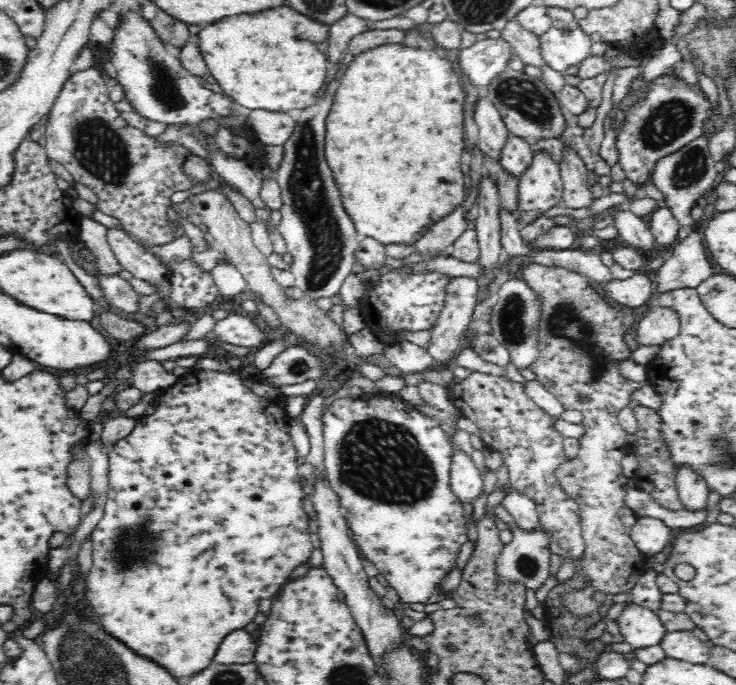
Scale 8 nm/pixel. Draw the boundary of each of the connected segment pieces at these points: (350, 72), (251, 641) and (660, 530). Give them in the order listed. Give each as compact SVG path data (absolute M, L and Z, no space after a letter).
M403 43L377 46L356 55L341 78L338 102L330 112L325 154L340 186L344 209L360 237L373 238L384 246L410 246L436 222L450 217L468 196L461 166L462 154L468 150L462 125L463 85L439 49L426 52Z
M244 629L234 630L222 640L214 663L249 664L253 663L258 647L257 634L250 634Z
M645 516L639 517L633 524L631 537L640 553L644 553L649 559L652 559L653 554L666 548L666 544L673 538L674 531L664 521Z

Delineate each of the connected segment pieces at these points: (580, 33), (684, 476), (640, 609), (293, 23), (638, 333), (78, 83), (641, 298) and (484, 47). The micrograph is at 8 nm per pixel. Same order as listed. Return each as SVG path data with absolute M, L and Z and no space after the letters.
M550 27L539 36L546 64L562 73L592 55L592 36L580 27Z
M680 463L675 467L674 478L684 508L698 510L706 507L708 483L690 463Z
M631 602L617 619L626 644L634 650L658 646L667 634L656 611Z
M282 8L282 18L278 18L278 28L284 28L284 30L292 32L294 36L306 38L306 40L286 38L286 36L278 34L276 18L274 18L276 14L278 14L276 10L266 10L266 14L242 14L242 16L234 16L234 18L224 18L222 22L216 22L214 26L204 28L198 34L201 53L206 58L209 72L226 90L226 94L230 94L236 102L240 102L242 106L252 108L252 110L264 108L270 112L288 112L288 108L292 108L292 106L294 106L294 110L298 110L298 108L306 106L306 102L310 102L310 98L314 98L314 94L322 88L322 84L326 80L326 72L328 72L326 56L314 44L328 40L330 25L312 20L310 16L300 14L298 10L292 10L292 8L286 8L286 18L284 18L284 8Z
M652 307L647 316L638 322L633 333L639 345L662 346L667 340L679 334L680 317L672 307Z
M90 67L78 70L66 79L48 113L48 122L42 126L42 146L48 158L61 164L71 173L75 182L94 191L98 198L97 209L118 219L122 230L136 243L140 243L140 246L146 249L150 243L169 243L176 239L174 230L168 224L167 209L171 205L170 198L176 191L188 190L195 186L195 182L183 172L183 163L189 153L179 143L160 142L157 136L148 135L140 127L134 127L122 118L108 93L108 78L104 70Z
M635 273L628 280L615 279L612 283L602 286L602 289L606 289L606 293L610 294L618 304L632 308L646 304L656 288L658 286L649 273Z
M486 38L460 49L456 64L464 80L476 86L488 86L507 67L506 59L510 55L514 55L513 50L501 38Z

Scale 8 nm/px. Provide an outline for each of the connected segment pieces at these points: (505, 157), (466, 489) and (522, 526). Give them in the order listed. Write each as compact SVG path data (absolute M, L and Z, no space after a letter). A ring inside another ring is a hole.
M510 134L502 148L500 164L510 175L522 176L532 162L533 152L526 139Z
M454 445L451 454L450 484L464 503L472 503L483 490L483 476L472 458Z
M510 492L502 500L502 505L510 513L515 527L526 533L532 533L541 528L540 515L533 500L519 492Z

